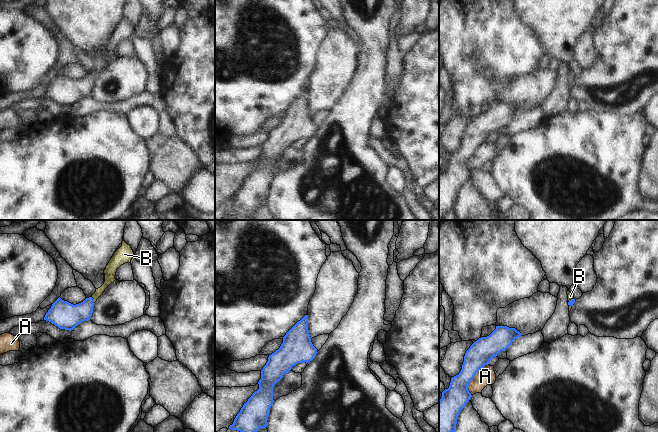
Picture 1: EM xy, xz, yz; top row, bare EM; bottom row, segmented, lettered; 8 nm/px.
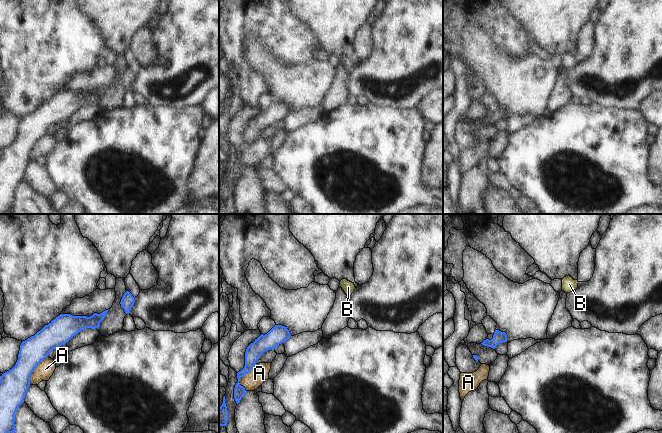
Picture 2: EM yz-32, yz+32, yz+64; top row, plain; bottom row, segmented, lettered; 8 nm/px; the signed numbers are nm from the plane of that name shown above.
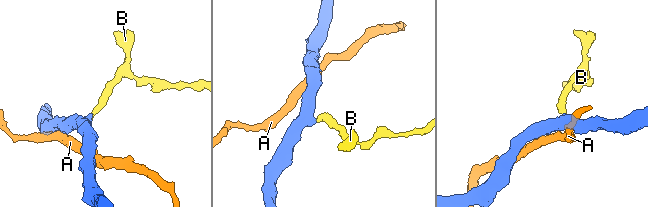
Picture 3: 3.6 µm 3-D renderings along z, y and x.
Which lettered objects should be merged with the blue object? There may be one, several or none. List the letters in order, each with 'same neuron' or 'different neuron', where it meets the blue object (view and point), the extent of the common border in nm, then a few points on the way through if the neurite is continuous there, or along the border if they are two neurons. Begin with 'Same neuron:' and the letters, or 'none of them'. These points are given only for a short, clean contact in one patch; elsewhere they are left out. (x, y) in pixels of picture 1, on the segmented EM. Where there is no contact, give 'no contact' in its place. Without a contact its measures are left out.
Same neuron: B
A: different neuron; contact yz (472, 379); length 260 nm; border yz (484, 365), (468, 385), (468, 391), (471, 395)
B: same neuron; contact xy (93, 300); length 50 nm; way xy (67, 316), (79, 313), (93, 300), (108, 281), (110, 274)

